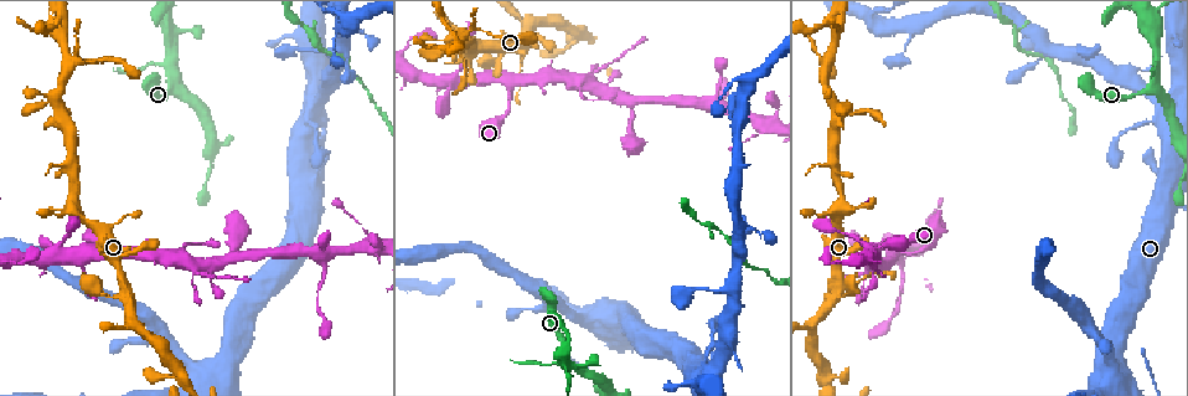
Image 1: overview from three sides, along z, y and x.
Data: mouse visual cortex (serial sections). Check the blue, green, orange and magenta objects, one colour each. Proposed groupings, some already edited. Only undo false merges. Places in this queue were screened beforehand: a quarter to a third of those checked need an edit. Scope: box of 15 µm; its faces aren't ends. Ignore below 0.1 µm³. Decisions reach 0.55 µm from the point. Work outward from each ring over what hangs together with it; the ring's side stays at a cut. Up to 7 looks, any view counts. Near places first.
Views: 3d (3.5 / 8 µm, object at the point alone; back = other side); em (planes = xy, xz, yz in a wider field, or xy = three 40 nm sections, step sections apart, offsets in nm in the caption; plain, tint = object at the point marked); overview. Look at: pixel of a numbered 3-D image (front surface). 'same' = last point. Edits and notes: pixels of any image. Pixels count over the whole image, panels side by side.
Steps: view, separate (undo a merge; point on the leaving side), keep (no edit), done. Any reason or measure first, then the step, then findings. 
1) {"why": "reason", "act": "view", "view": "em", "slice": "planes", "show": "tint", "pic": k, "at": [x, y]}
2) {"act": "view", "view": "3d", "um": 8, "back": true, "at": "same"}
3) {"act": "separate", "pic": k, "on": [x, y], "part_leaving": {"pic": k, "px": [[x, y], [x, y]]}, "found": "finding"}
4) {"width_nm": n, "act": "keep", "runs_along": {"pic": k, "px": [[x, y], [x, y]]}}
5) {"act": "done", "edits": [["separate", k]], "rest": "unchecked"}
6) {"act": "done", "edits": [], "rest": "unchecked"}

{"why": "a fork", "act": "view", "view": "3d", "um": 3.5, "pic": 1, "at": [1146, 90]}

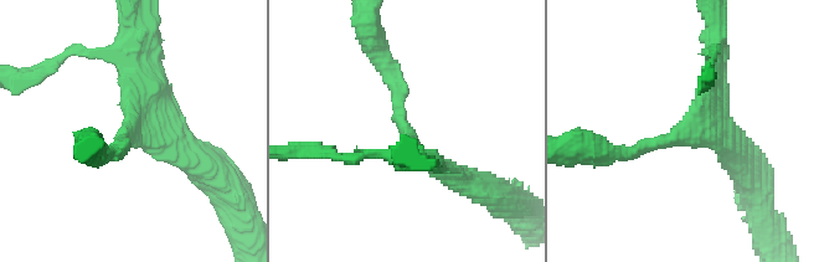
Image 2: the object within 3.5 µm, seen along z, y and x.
{"act": "keep", "runs_along": {"pic": 2, "px": [[607, 154], [680, 135], [715, 58]]}, "found": "all the same cell"}

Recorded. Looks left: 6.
{"why": "abrupt turn", "act": "view", "view": "3d", "um": 3.5, "pic": 1, "at": [1017, 18]}

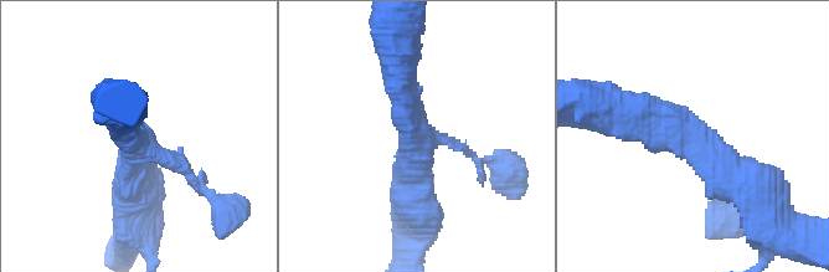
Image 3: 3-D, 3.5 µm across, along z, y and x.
{"arms": 3, "arm_widths_nm": [150, 400, 500], "why": "now the EM", "act": "view", "view": "em", "slice": "xy", "step": 1, "show": "tint", "pic": 3, "at": [692, 141]}

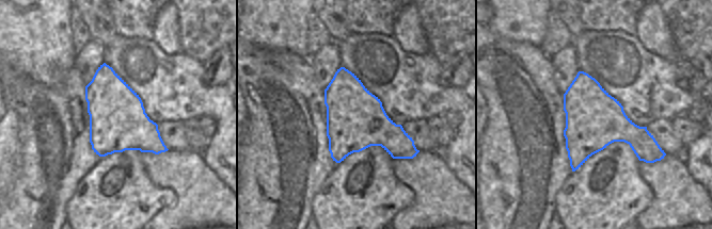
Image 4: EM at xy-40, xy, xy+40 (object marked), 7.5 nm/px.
{"act": "keep", "runs_along": {"pic": 3, "px": [[757, 194], [690, 136], [623, 113]]}, "found": "one cell here"}

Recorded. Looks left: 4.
{"why": "arms part here", "act": "view", "view": "3d", "um": 8, "pic": 1, "at": [766, 125]}

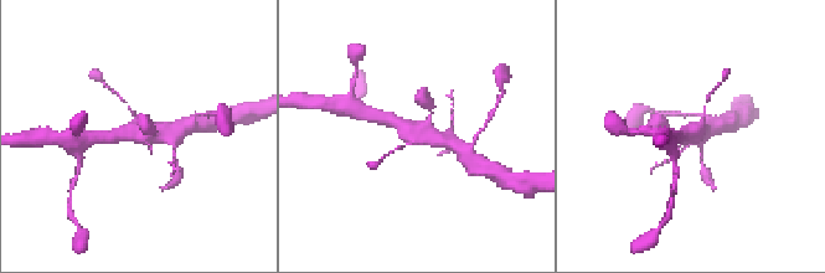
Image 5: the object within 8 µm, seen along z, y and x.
{"act": "view", "view": "3d", "um": 3.5, "pic": 5, "at": [133, 131]}

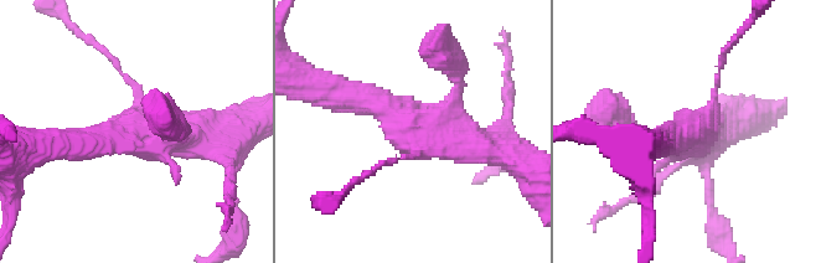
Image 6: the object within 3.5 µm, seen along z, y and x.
{"act": "keep", "runs_along": {"pic": 6, "px": [[349, 94], [418, 135], [494, 139]]}, "found": "one cell here"}

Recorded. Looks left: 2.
{"act": "done", "edits": [], "rest": "unchecked"}

